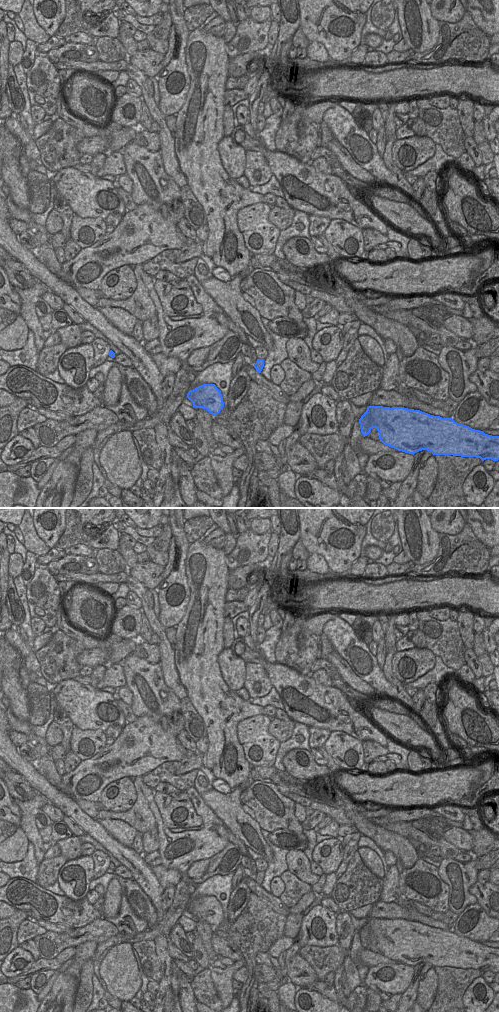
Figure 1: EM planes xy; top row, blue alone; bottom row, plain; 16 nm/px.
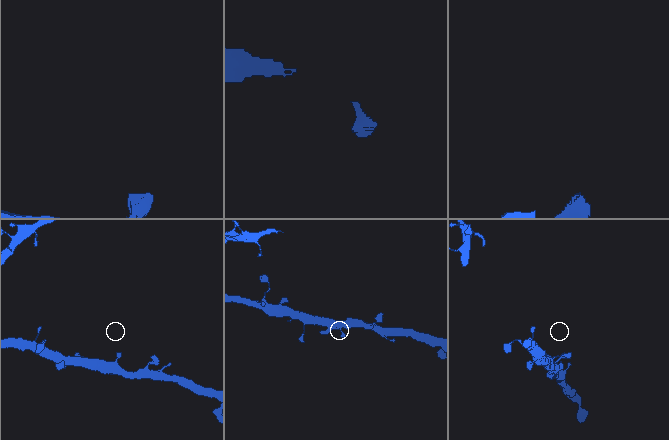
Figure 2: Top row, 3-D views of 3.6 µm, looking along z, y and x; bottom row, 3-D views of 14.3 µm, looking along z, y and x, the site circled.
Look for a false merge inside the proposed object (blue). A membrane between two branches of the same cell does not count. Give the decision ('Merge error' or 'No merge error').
No merge error

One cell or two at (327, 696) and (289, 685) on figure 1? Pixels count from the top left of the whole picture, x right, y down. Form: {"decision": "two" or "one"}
{"decision": "one"}

